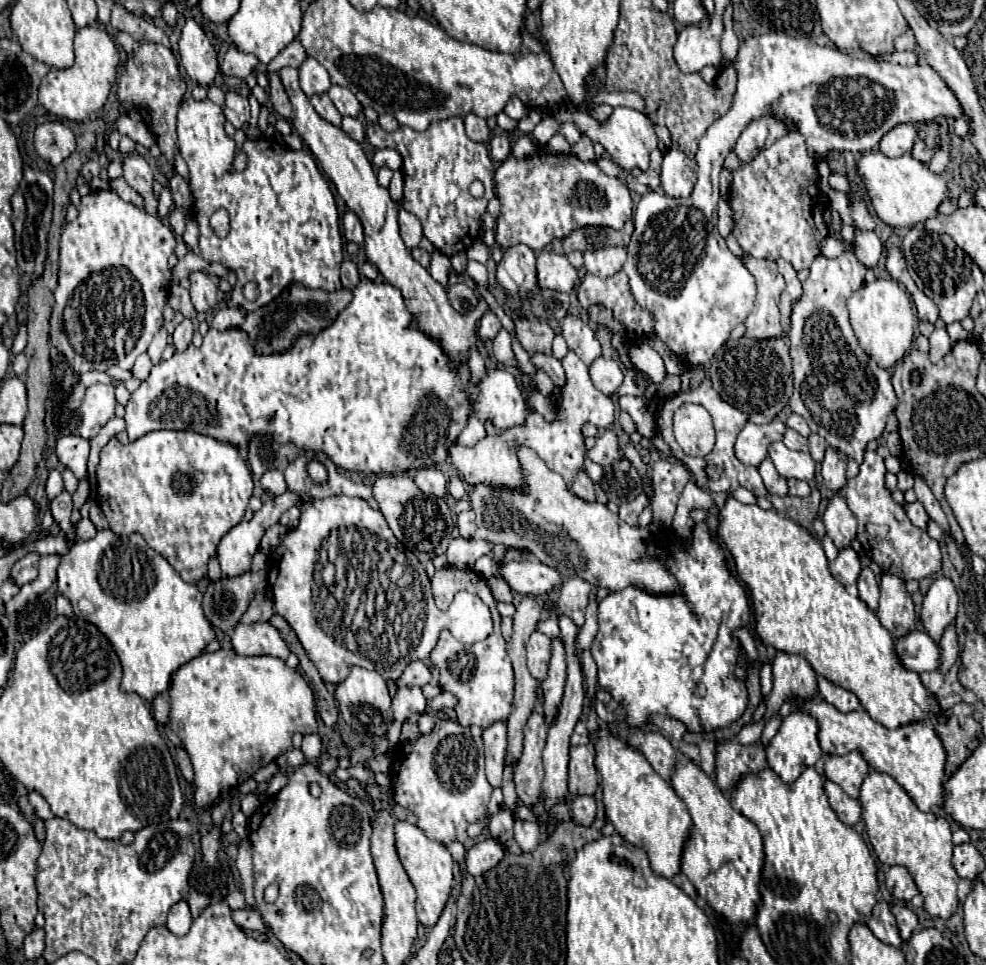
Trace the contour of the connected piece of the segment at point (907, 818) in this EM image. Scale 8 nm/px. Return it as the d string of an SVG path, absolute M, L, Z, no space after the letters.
M871 771L861 787L859 803L863 807L863 823L869 835L869 843L883 865L903 865L913 875L919 893L925 899L925 911L933 917L949 919L957 905L959 875L951 865L953 841L951 827L945 817L935 813L923 813L917 809L905 789L889 775Z

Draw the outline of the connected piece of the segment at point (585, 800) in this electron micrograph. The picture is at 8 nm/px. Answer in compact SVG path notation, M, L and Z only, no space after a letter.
M587 795L573 797L571 817L581 825L591 825L595 821L595 799L587 797Z

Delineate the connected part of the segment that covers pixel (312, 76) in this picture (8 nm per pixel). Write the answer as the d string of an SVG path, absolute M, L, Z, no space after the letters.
M307 57L299 67L299 85L307 97L315 93L325 93L331 87L329 73L313 57Z

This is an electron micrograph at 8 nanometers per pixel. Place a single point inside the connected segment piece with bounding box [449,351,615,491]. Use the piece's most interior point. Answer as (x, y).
(493, 461)

